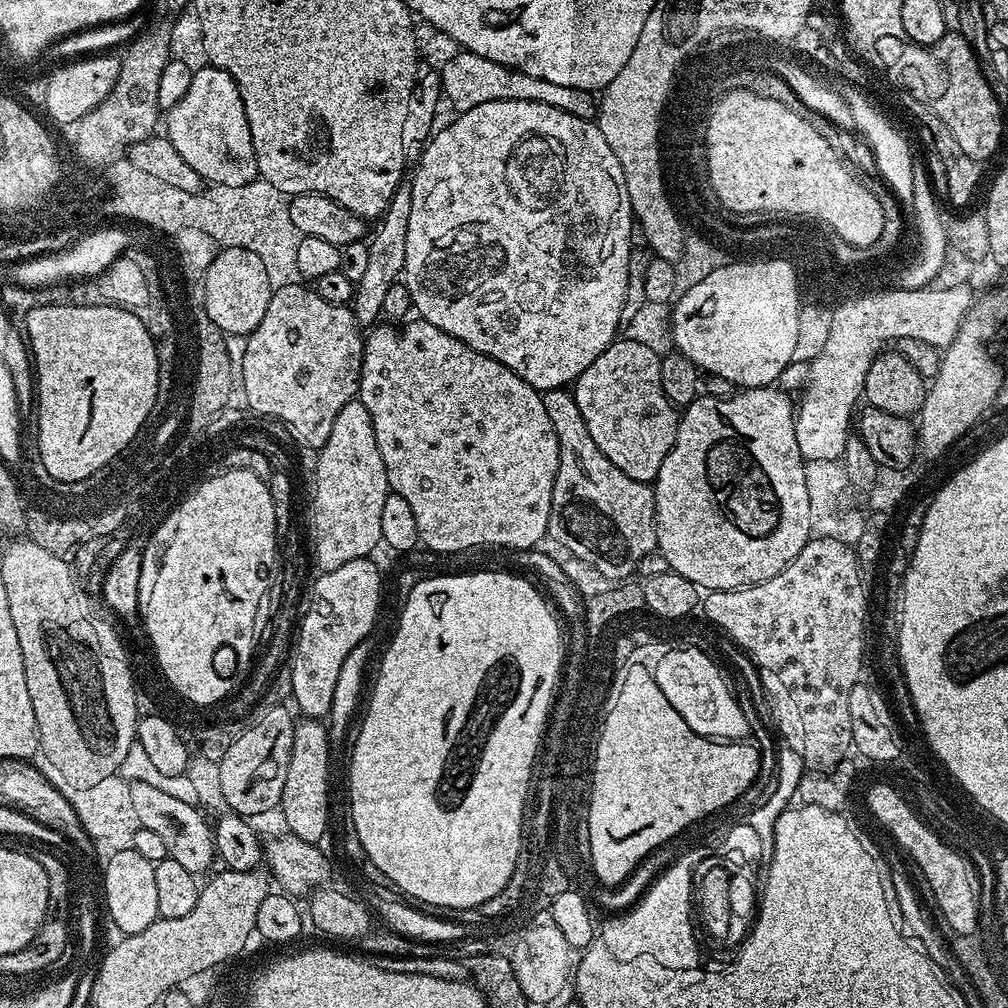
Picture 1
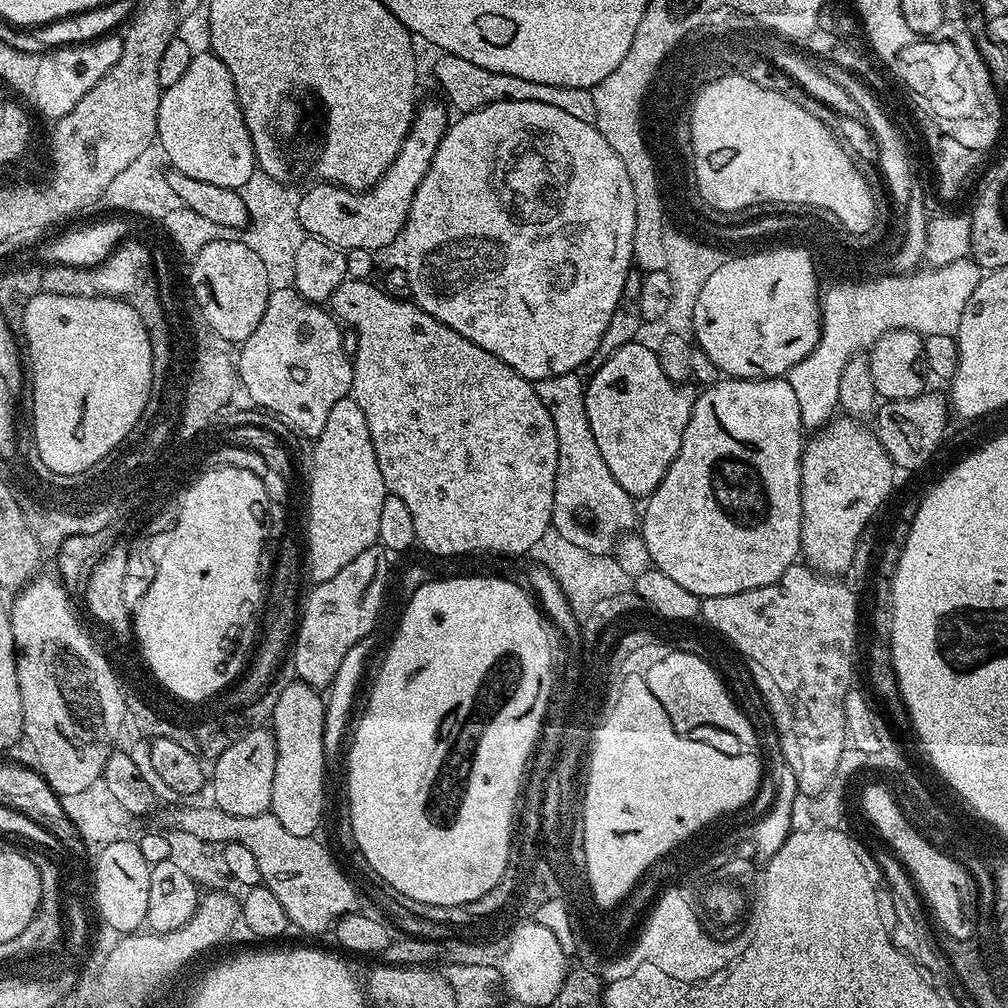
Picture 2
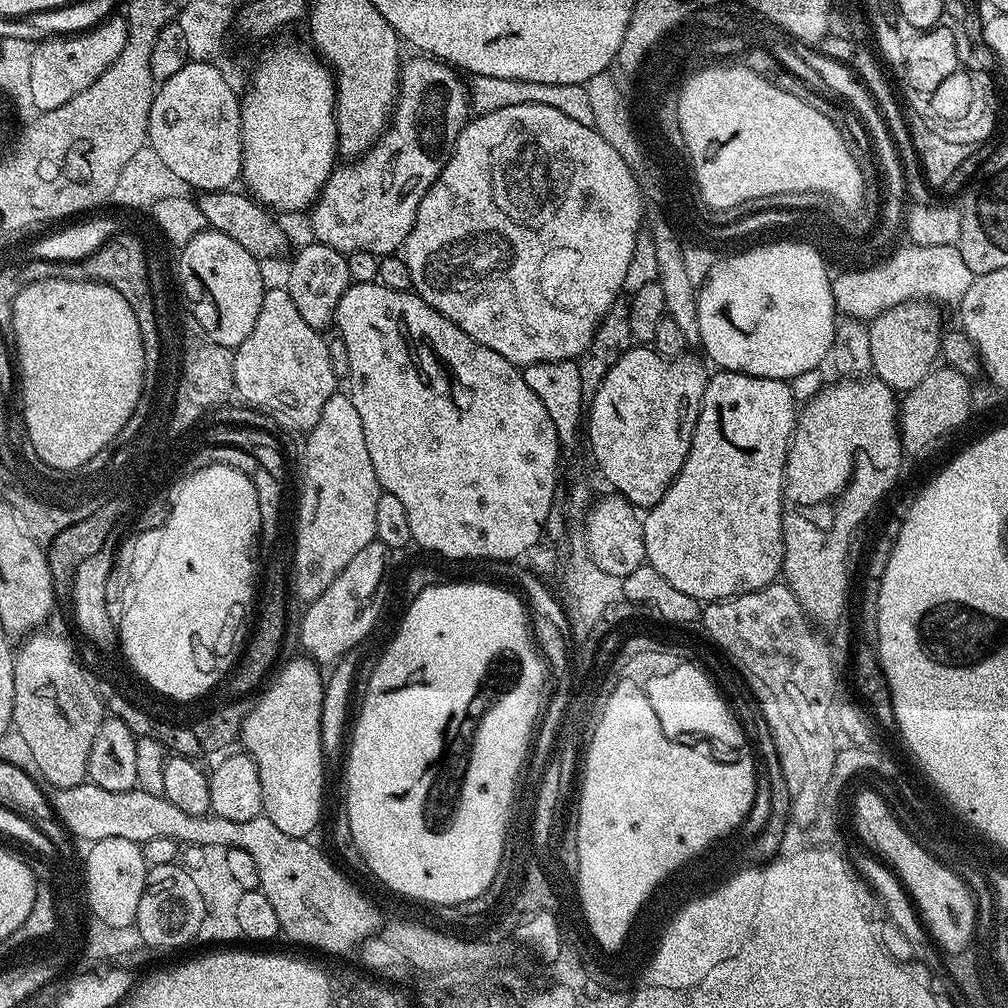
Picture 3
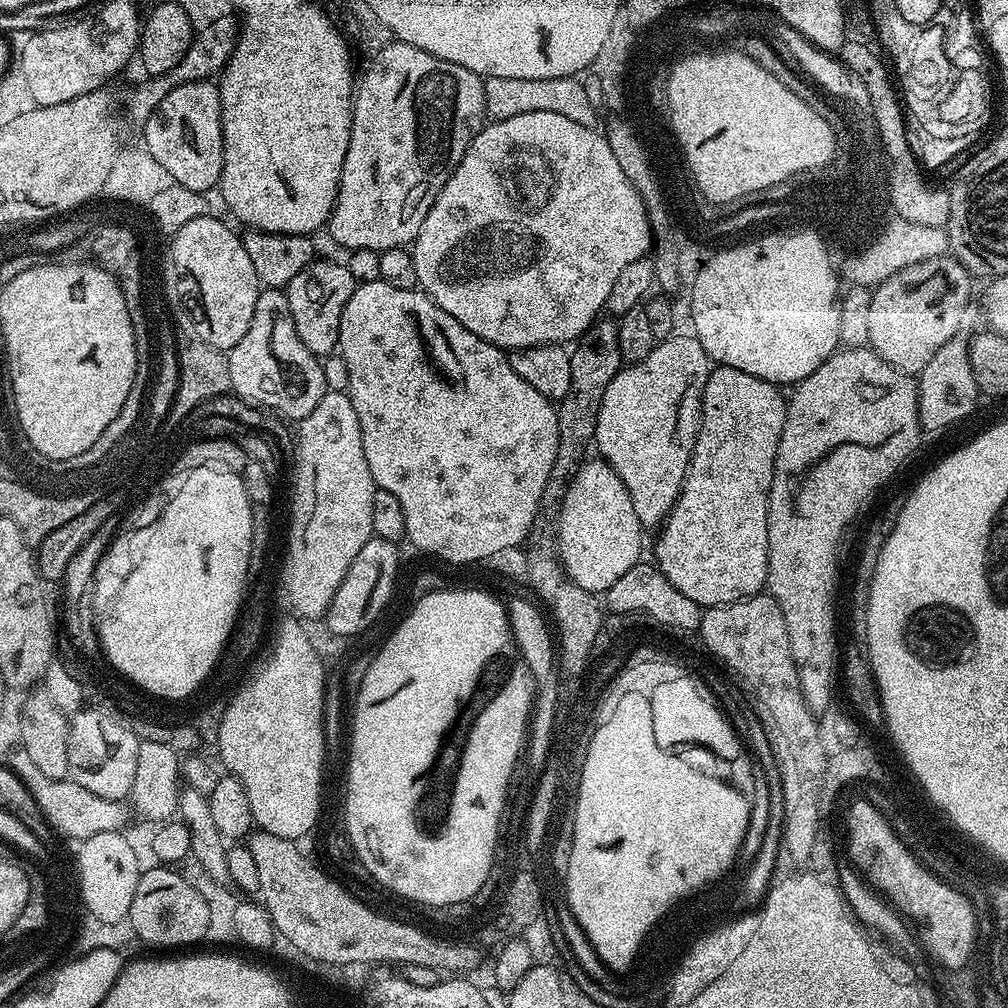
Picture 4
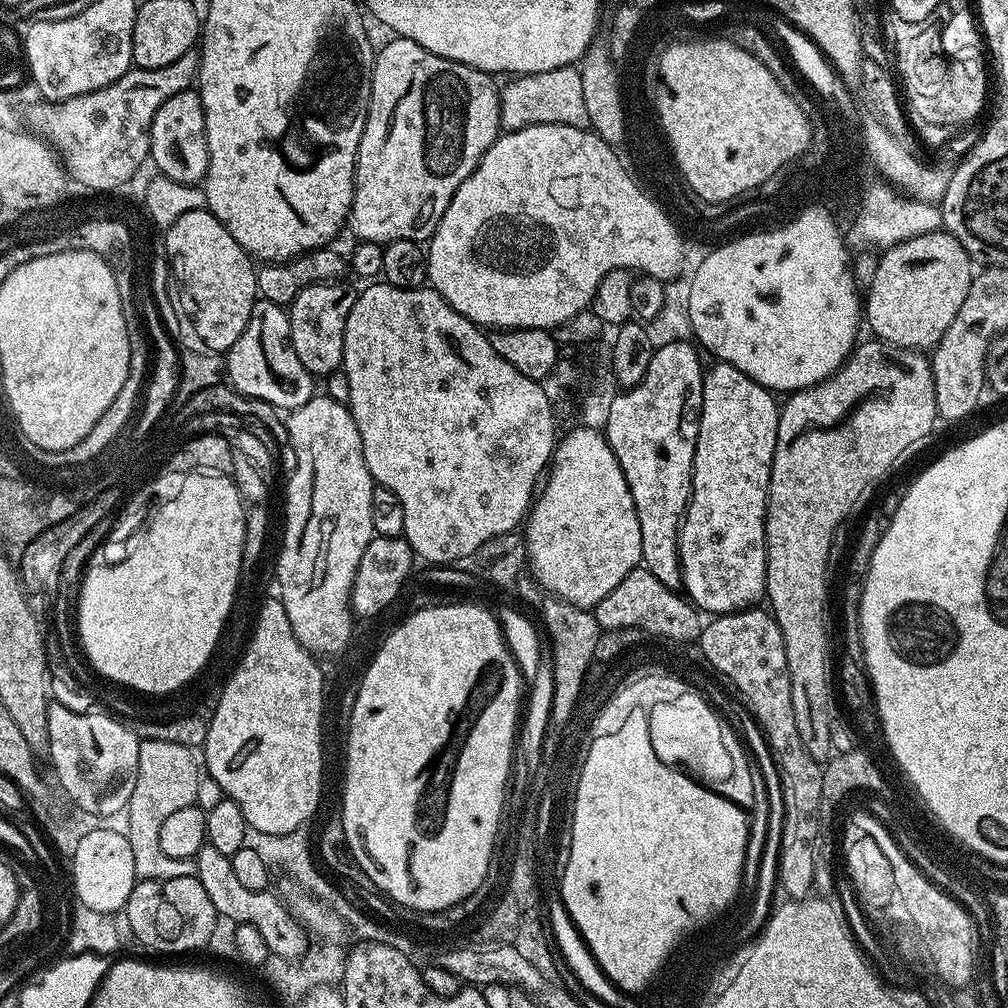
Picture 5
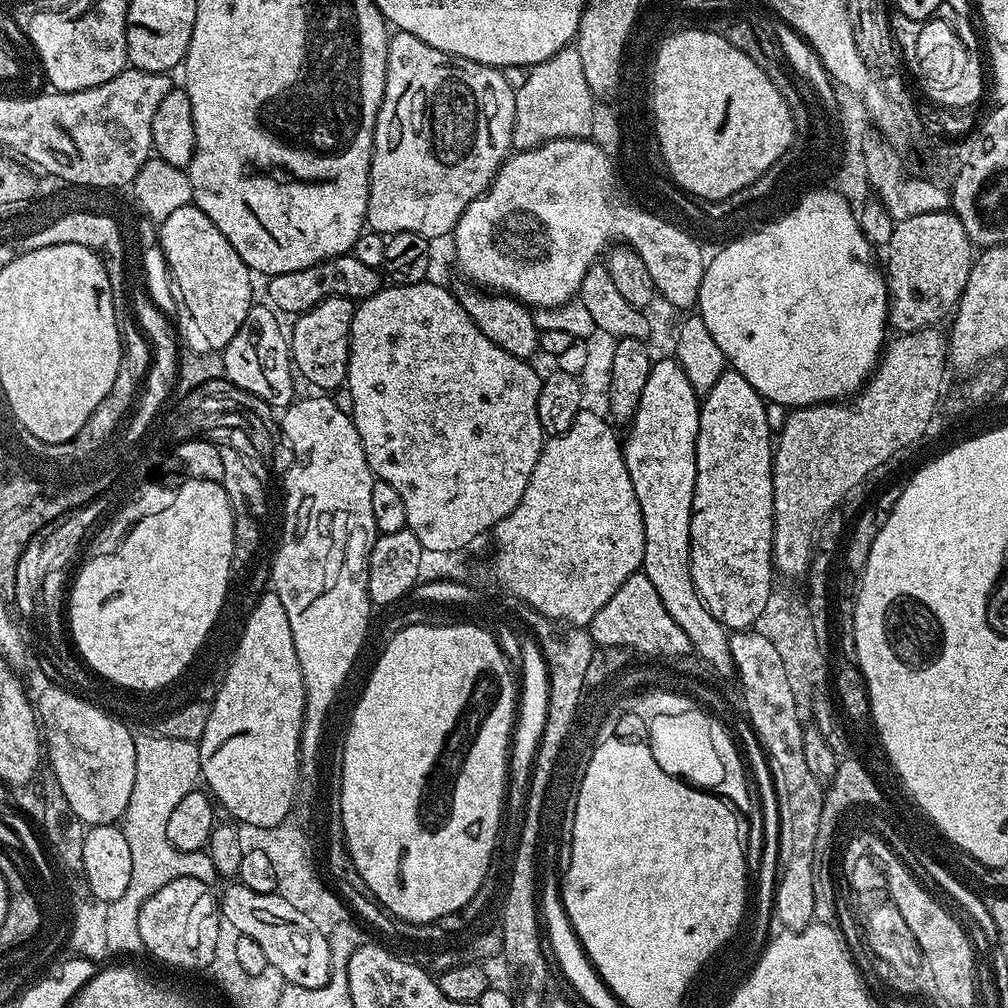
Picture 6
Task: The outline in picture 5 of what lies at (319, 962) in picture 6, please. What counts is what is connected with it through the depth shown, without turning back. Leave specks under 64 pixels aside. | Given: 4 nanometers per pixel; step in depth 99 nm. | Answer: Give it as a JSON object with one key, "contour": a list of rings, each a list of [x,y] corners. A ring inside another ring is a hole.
{"contour":[[[205,844],[199,854],[194,857],[196,862],[196,877],[202,882],[203,890],[214,903],[218,916],[232,918],[236,923],[254,925],[261,931],[268,950],[273,955],[288,959],[301,959],[309,951],[312,942],[308,940],[309,931],[305,925],[268,890],[254,891],[243,886],[235,877],[231,857],[220,853],[216,848]]]}

